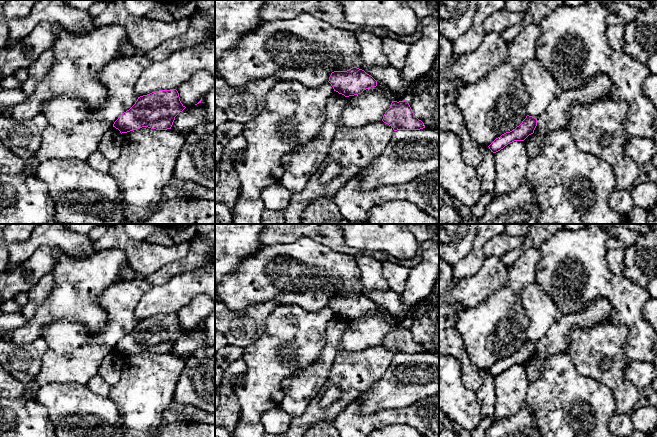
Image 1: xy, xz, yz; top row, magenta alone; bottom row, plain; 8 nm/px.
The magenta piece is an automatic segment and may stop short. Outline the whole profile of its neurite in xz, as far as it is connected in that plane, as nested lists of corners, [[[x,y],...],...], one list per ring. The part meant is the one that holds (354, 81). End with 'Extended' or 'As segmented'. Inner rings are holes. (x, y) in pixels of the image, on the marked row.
[[[357,67],[332,72],[328,82],[334,91],[345,97],[361,94],[364,90],[377,86],[377,81],[371,75]]]. As segmented

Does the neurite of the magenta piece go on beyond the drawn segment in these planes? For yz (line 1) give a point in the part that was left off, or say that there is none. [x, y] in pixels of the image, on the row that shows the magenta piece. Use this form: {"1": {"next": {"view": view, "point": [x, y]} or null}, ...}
{"1": {"next": null}}

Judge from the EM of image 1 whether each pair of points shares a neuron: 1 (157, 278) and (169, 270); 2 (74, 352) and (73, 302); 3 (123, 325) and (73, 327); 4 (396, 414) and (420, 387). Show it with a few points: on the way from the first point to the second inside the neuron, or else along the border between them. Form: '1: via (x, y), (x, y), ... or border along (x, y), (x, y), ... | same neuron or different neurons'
1: via (160, 277), (166, 272) | same neuron
2: border along (50, 321), (77, 319), (90, 336) | different neurons
3: via (111, 334), (103, 342), (88, 342), (85, 339) | same neuron
4: border along (425, 397), (399, 408), (386, 408), (380, 411) | different neurons

